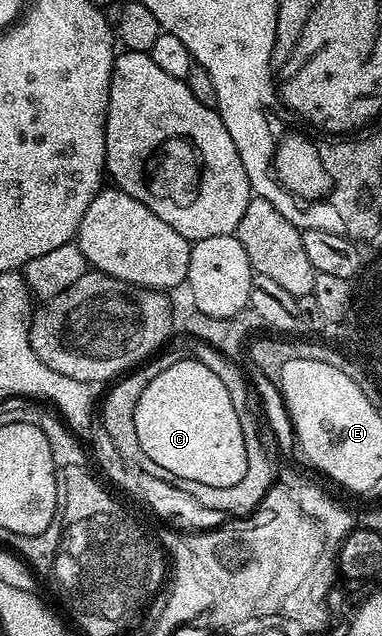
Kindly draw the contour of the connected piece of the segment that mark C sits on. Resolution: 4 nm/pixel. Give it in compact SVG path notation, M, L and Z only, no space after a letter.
M196 357L181 359L170 367L162 366L161 372L147 385L135 405L135 430L141 450L175 478L187 478L214 487L233 486L243 480L247 470L247 452L244 448L247 427L242 413L235 410L223 382Z

